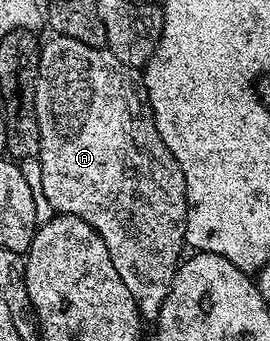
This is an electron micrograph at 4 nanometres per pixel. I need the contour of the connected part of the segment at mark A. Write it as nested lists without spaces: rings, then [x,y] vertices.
[[[51,35],[48,41],[42,42],[39,50],[39,78],[35,80],[35,110],[37,111],[37,127],[41,135],[37,168],[40,171],[41,196],[48,201],[56,214],[68,213],[77,219],[85,219],[97,235],[101,235],[101,243],[109,251],[109,259],[113,259],[113,267],[117,267],[117,275],[121,275],[121,283],[129,287],[129,295],[139,308],[139,316],[144,322],[154,323],[159,319],[161,303],[165,303],[165,295],[169,295],[169,287],[175,278],[175,270],[181,264],[183,249],[187,245],[185,239],[186,218],[183,216],[183,189],[185,178],[182,178],[175,161],[168,156],[170,149],[163,148],[155,127],[151,124],[151,115],[147,110],[147,89],[142,80],[136,79],[137,73],[132,66],[122,65],[106,48],[89,47],[89,43],[81,43],[81,39]]]

